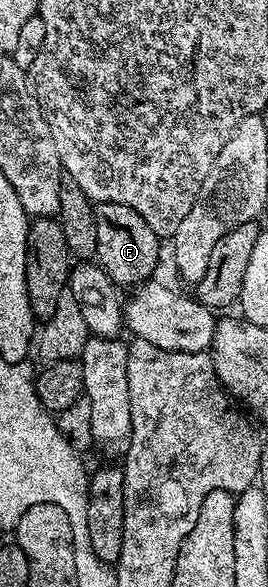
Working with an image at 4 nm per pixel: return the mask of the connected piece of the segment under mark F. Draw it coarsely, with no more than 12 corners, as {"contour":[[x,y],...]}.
{"contour":[[94,203],[98,266],[122,289],[149,280],[160,237],[136,209]]}

